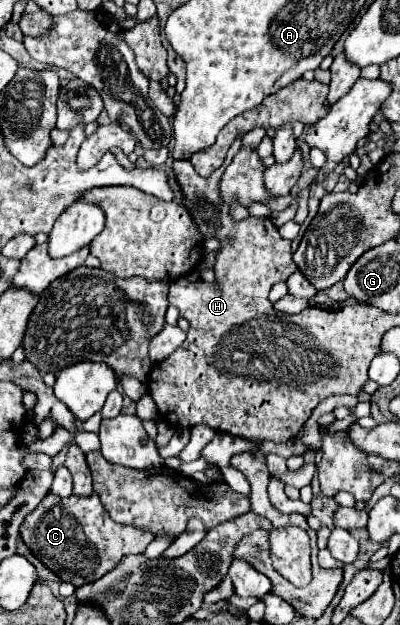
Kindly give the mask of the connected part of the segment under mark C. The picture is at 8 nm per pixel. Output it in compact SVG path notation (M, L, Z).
M47 494L39 506L25 516L21 528L21 540L25 546L63 582L71 582L75 588L95 582L111 572L119 560L127 554L143 554L147 544L155 538L153 532L139 526L117 524L109 518L99 496L67 496L59 498Z

